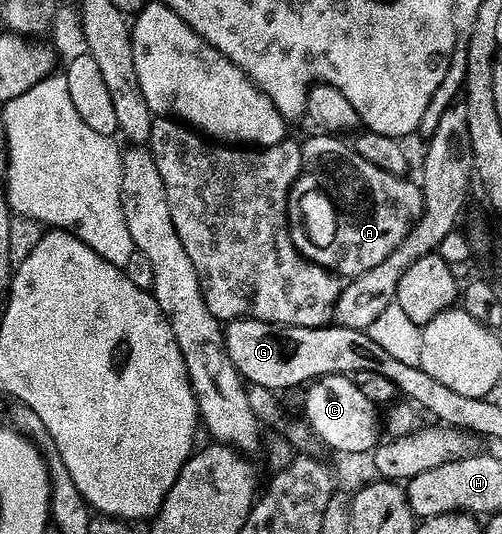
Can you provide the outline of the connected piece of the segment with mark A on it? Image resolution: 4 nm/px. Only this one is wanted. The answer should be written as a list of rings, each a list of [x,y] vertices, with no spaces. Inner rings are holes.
[[[323,132],[317,135],[308,146],[306,142],[306,169],[288,193],[288,231],[303,258],[341,279],[351,280],[381,264],[410,233],[423,212],[423,192],[415,181],[407,182],[407,177],[374,168],[370,160],[362,160],[347,141]]]

